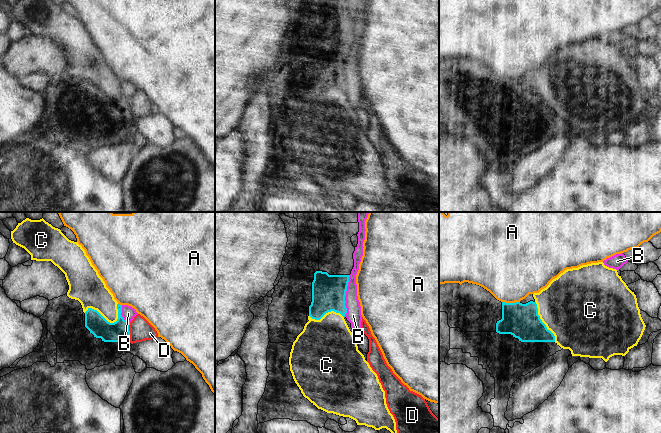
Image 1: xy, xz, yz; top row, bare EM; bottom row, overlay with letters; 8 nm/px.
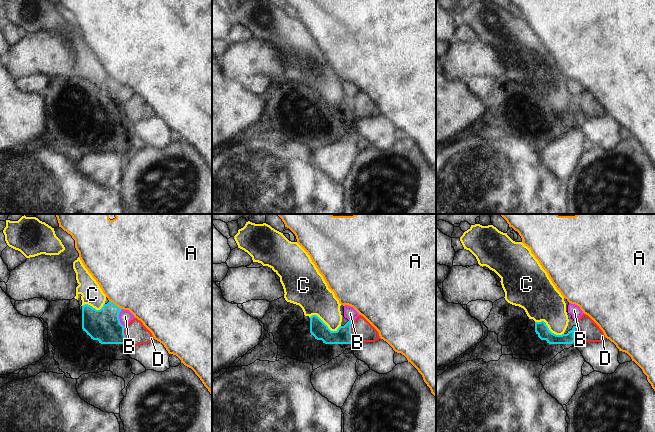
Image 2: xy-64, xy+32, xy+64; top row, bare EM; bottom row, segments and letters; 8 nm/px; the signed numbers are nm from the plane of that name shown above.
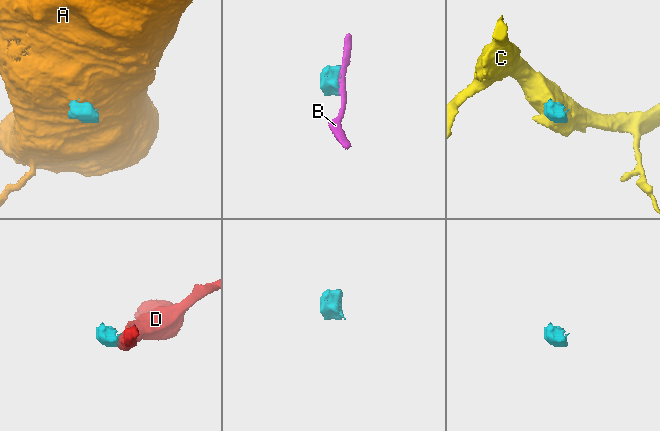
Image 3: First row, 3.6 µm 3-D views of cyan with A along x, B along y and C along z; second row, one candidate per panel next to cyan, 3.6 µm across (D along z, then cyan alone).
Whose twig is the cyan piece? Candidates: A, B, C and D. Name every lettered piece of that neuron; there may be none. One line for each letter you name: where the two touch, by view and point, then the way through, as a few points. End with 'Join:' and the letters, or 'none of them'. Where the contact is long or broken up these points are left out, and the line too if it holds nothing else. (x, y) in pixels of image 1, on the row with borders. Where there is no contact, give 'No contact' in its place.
C: Touches cyan at xy (100, 314). Path across: xy (118, 331), (100, 314), (98, 302), (87, 287)
Join: C.

